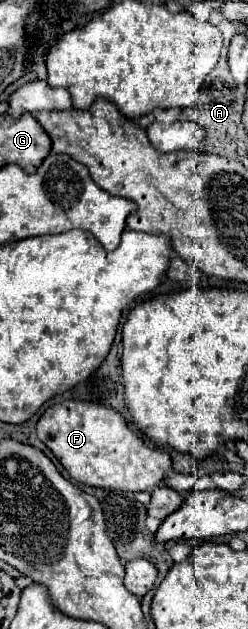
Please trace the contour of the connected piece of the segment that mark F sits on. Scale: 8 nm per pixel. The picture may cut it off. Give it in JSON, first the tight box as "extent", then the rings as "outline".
{"extent":[36,400,172,492],"outline":[[[64,400],[44,410],[36,426],[38,438],[54,452],[70,478],[94,486],[124,492],[152,492],[160,486],[172,460],[166,452],[150,448],[128,426],[122,414],[112,408],[82,400]]]}

